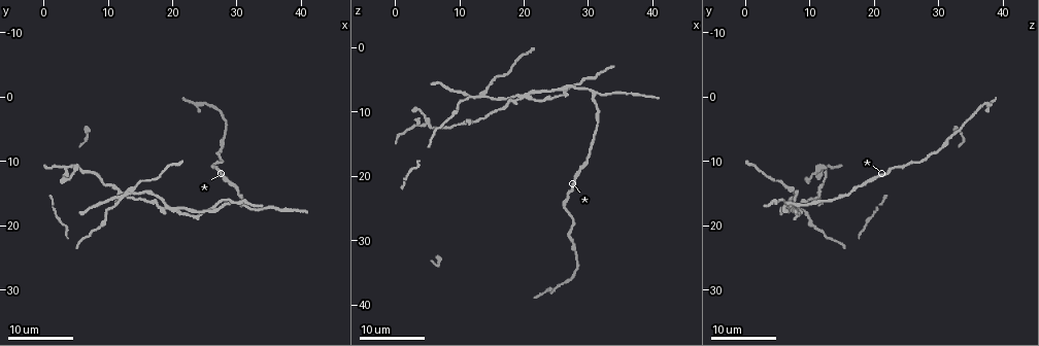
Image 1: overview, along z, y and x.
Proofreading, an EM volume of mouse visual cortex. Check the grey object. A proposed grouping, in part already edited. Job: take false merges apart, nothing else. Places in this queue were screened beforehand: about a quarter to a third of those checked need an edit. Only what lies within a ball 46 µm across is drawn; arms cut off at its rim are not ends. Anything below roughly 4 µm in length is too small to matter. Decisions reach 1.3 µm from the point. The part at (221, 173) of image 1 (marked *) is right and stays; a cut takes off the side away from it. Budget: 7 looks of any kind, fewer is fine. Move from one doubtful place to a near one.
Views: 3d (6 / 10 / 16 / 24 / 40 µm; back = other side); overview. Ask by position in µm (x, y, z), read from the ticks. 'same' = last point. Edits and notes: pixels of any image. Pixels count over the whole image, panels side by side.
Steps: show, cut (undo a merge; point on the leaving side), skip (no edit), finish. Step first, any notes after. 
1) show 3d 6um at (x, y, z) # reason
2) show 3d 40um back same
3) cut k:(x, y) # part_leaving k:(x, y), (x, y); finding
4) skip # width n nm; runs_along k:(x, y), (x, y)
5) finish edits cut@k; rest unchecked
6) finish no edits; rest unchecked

show 3d 24um at (28.0, 6.0, 31.5) # calibre changes

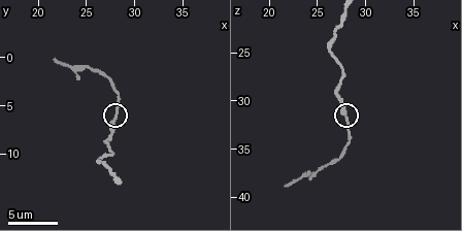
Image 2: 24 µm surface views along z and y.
show 3d 6um at (28.2, 6.2, 32.0)

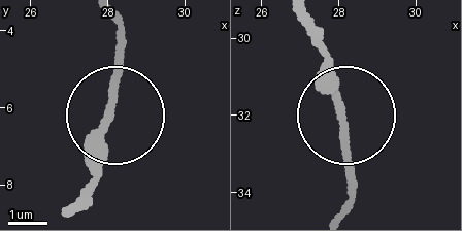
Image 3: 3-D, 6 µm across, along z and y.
skip # runs_along 3:(303, 22), (339, 110), (350, 205); one cell here

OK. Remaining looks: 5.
show 3d 24um at (12.0, 16.5, 7.5) # three-way junction

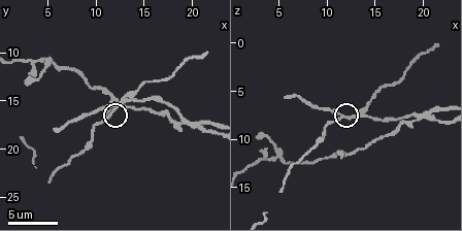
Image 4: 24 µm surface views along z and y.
show 3d 10um at (11.6, 15.8, 7.4)

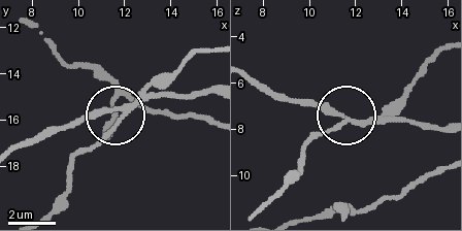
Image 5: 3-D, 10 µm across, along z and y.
cut 5:(165, 83) # arms 3; part_leaving 5:(134, 104), (104, 137), (76, 155), (65, 191), (51, 208); two cells meet here

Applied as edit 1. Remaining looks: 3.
finish edits cut@5; rest unchecked

